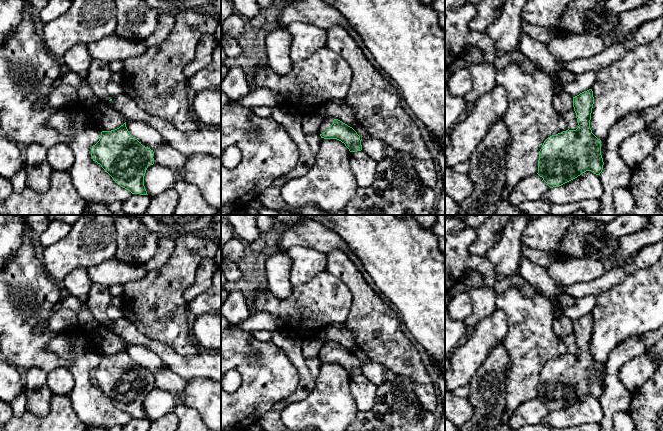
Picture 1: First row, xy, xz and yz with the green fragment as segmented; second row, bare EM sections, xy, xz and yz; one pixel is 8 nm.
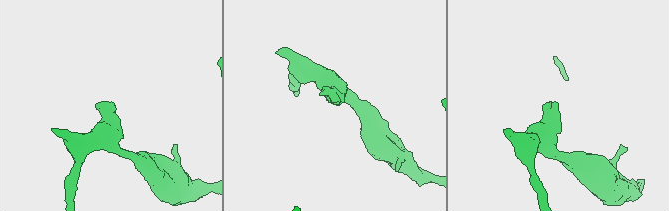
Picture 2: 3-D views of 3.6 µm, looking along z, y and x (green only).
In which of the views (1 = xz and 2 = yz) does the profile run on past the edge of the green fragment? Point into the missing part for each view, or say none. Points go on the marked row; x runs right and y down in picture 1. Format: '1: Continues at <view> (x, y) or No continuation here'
1: Continues at xz (326, 121)
2: No continuation here

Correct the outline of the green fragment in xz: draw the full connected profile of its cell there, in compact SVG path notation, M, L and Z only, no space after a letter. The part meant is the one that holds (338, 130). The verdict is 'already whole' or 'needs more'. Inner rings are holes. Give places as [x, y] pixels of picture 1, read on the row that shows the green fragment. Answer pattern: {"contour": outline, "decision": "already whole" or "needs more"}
{"contour": "M322 114L320 136L324 139L337 139L345 144L350 152L362 150L360 136L342 121Z", "decision": "needs more"}

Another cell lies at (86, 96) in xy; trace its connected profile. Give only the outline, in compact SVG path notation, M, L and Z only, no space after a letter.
M85 72L80 75L83 78L83 80L79 88L77 89L78 102L82 103L86 107L95 107L96 104L99 103L100 101L98 97L95 95L91 86L89 85L88 73Z

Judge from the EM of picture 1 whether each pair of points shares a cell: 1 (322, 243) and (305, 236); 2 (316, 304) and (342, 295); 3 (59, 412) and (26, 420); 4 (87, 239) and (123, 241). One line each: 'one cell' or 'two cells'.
1: one cell
2: one cell
3: one cell
4: two cells

